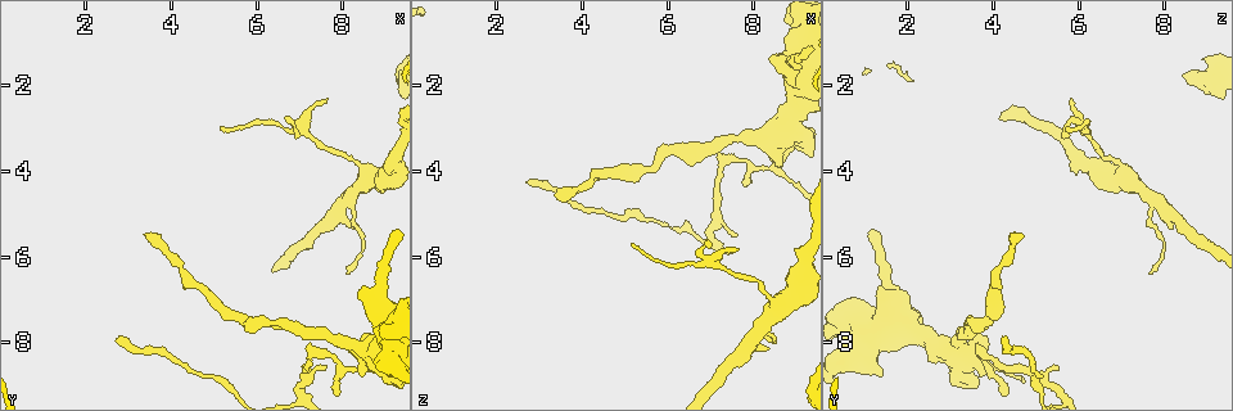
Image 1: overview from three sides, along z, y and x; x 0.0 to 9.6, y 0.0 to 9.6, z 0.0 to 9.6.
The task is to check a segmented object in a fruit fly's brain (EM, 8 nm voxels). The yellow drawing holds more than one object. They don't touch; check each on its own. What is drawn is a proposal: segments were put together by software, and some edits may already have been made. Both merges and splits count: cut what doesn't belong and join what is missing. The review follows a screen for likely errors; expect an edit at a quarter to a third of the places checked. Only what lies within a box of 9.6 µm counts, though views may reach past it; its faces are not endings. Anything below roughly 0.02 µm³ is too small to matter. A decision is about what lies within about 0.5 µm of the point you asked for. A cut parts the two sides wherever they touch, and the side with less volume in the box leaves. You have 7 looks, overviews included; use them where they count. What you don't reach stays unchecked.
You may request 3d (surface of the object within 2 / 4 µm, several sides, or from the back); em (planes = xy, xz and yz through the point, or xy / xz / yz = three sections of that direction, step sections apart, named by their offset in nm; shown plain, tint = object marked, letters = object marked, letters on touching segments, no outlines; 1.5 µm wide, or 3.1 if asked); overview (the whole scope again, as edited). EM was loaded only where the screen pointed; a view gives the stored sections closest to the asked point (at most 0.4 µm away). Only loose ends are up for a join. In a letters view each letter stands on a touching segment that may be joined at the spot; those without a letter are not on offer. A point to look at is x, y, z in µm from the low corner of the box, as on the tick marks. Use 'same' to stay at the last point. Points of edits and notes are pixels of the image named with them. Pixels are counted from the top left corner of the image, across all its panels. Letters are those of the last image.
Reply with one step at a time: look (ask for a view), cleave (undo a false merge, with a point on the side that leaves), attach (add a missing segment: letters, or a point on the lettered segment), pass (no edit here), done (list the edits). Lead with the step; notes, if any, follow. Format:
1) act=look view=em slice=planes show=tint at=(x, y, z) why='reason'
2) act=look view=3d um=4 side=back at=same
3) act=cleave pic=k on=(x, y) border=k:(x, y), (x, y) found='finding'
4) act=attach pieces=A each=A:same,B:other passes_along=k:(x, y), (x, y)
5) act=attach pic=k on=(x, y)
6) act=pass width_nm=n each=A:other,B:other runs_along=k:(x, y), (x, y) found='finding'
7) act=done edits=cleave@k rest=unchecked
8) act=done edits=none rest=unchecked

act=look view=3d um=2 side=back at=(8.50, 8.50, 3.90) why='a fork'

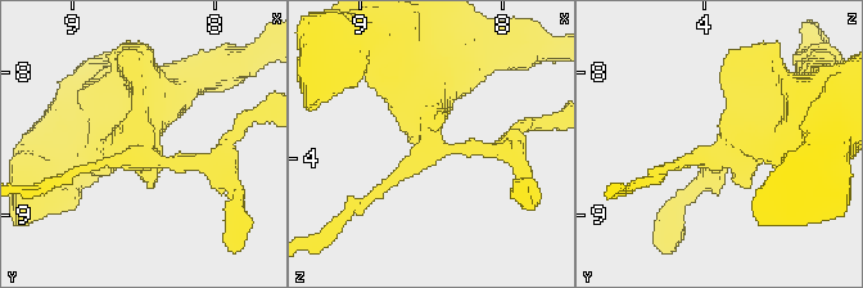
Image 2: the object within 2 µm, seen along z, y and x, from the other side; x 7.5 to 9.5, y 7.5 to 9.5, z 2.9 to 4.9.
act=look view=em slice=yz step=8 show=tint at=(8.54, 8.56, 3.86) why='shape alone is not enough'

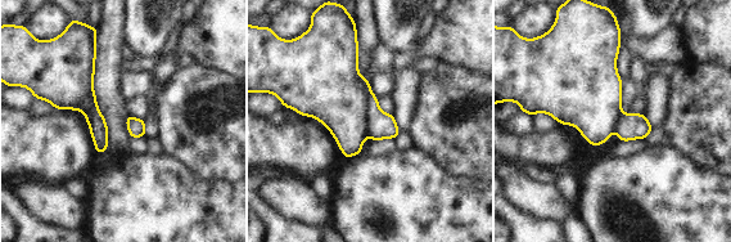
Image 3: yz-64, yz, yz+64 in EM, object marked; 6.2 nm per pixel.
act=look view=em slice=planes show=letters at=same why='cut it another way'

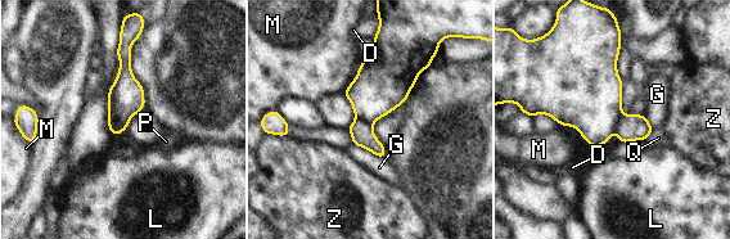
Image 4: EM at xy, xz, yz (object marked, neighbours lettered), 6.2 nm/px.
act=cleave pic=4 on=(113, 126) width_nm=220 longest_contact=D:240nm each=D:other,G:other,L:other,M:other,P:other,Q:other,Z:other found='a second neuron is stuck on'

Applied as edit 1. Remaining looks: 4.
act=look view=em slice=xy step=8 show=tint at=(7.60, 2.25, 5.85) why='thin end'

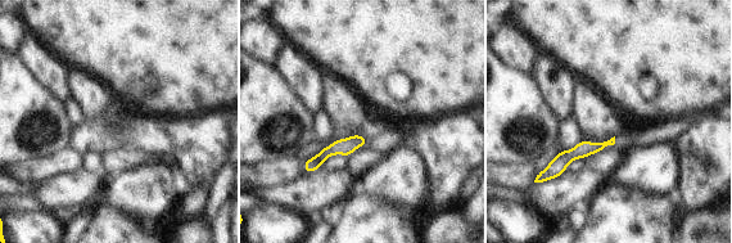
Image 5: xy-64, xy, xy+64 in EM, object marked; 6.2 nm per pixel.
act=look view=em slice=planes show=letters at=same why='cut it another way'

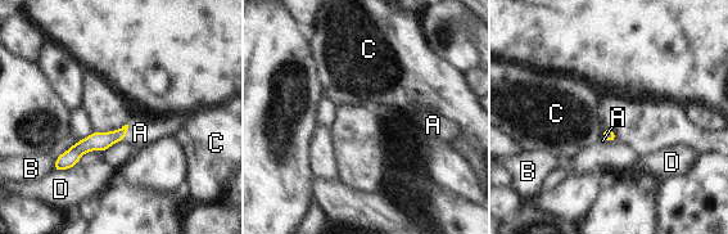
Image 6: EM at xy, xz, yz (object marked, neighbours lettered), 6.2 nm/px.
act=attach pieces=A each=A:same,B:other,C:other,D:other passes_along=6:(100, 142), (125, 134), (140, 133) found='it goes on there'

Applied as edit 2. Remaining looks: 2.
act=done edits=cleave@4,attach@6 rest=unchecked

